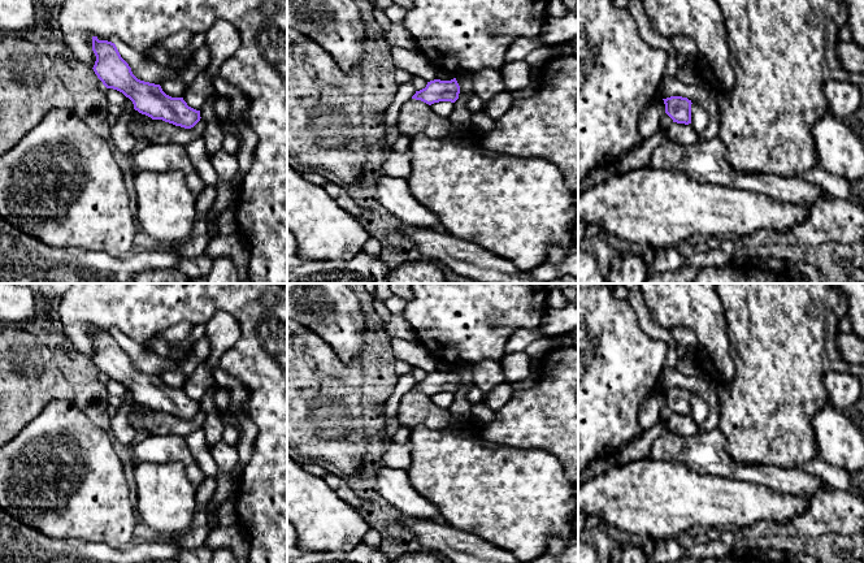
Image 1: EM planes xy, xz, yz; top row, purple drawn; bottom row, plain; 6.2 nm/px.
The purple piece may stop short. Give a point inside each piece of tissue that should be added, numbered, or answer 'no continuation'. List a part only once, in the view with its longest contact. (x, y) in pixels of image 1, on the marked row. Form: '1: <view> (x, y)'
no continuation

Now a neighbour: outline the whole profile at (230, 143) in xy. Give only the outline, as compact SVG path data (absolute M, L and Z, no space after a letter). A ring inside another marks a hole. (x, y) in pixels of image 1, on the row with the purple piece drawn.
M226 134L222 142L222 151L226 151L229 153L235 153L239 147L239 140L236 137L231 134Z

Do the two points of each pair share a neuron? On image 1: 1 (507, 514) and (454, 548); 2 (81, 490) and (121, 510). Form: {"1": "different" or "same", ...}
{"1": "different", "2": "same"}

